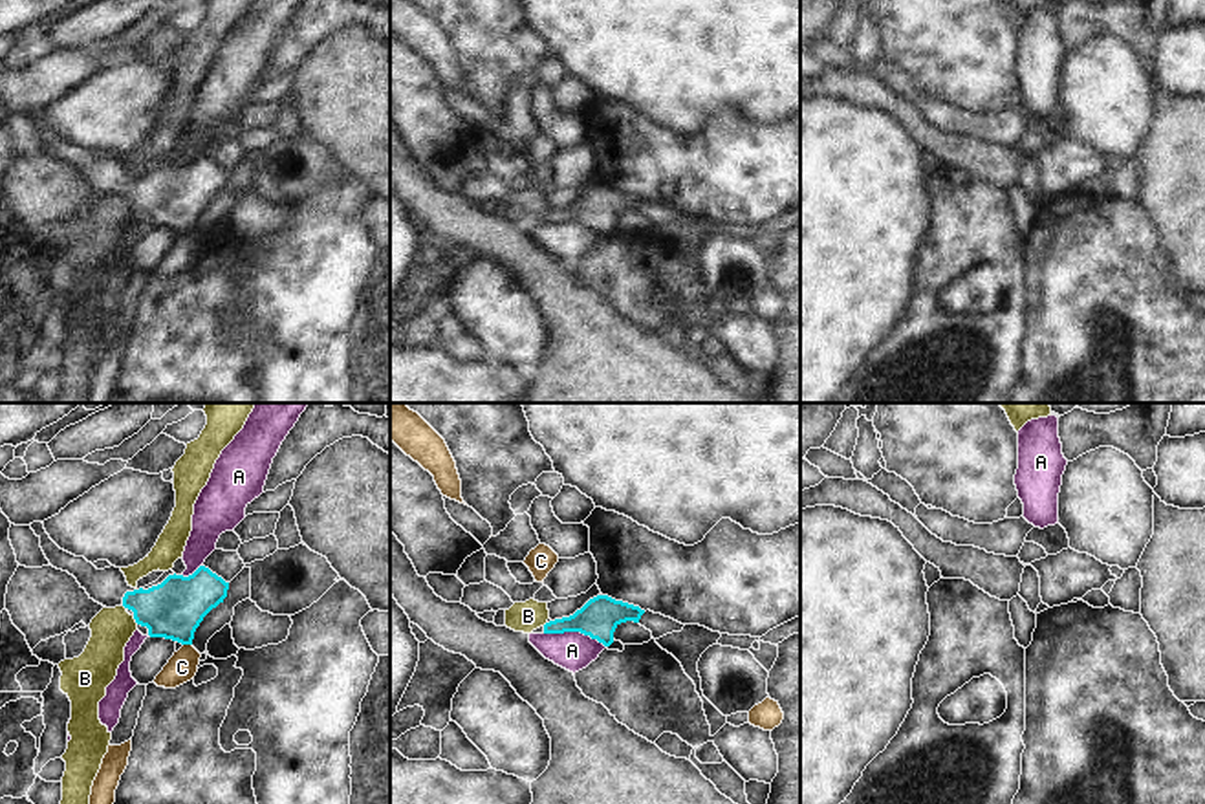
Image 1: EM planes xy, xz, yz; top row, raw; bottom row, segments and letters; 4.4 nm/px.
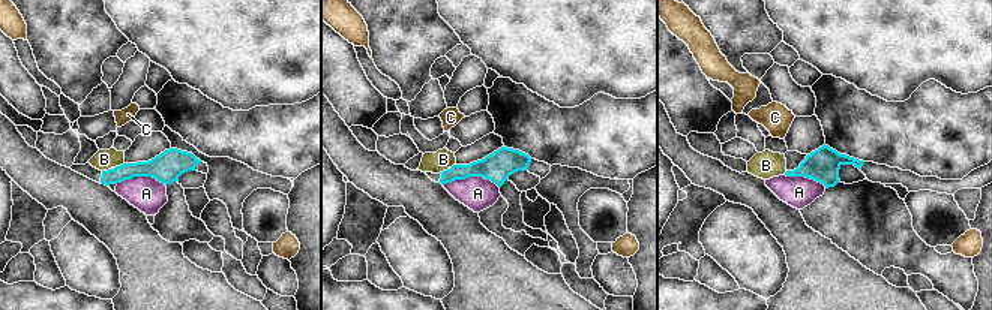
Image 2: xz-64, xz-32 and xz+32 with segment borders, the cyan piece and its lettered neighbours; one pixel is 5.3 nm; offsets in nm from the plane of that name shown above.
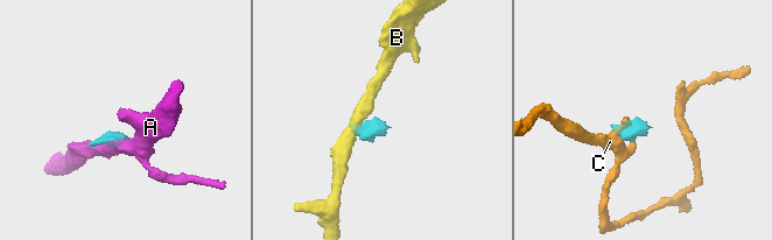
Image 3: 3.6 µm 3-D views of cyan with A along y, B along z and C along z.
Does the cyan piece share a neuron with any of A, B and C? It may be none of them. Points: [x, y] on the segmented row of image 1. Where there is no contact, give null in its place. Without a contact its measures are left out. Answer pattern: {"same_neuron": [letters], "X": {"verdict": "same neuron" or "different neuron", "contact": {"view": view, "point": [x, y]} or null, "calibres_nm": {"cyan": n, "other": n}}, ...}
{"same_neuron": [], "A": {"verdict": "different neuron", "contact": {"view": "xz", "point": [575, 630]}, "calibres_nm": {"cyan": 170, "other": 170}}, "B": {"verdict": "different neuron", "contact": {"view": "xy", "point": [134, 618]}, "calibres_nm": {"cyan": 260, "other": 180}}, "C": {"verdict": "different neuron", "contact": {"view": "xy", "point": [187, 643]}, "calibres_nm": {"cyan": 260, "other": 140}}}

